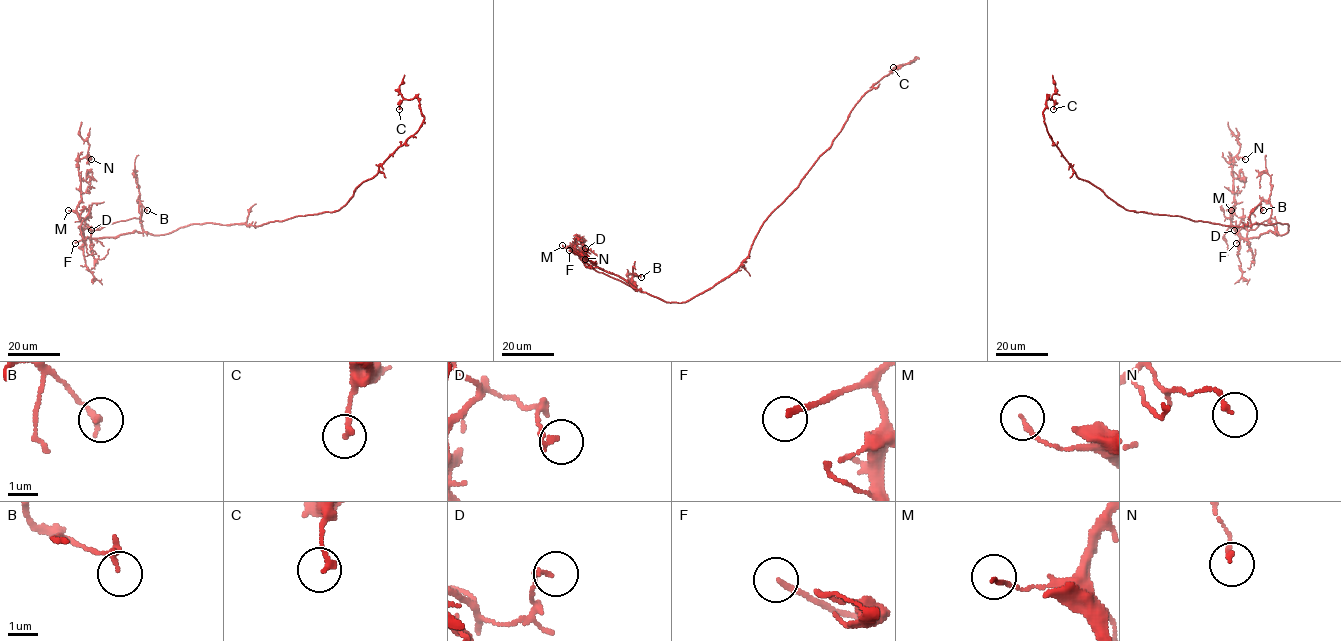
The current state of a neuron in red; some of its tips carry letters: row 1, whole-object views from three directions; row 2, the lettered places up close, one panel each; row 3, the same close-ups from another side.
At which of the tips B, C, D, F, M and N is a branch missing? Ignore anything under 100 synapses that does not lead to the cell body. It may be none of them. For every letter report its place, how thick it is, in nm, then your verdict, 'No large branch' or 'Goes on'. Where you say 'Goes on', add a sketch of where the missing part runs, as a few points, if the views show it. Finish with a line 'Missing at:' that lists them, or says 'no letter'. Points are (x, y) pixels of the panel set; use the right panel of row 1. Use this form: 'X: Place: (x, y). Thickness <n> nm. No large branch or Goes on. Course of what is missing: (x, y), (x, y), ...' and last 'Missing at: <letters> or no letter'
B: Place: (1263, 210). Thickness 200 nm. No large branch
C: Place: (1053, 109). Thickness 170 nm. No large branch
D: Place: (1234, 230). Thickness 150 nm. No large branch
F: Place: (1236, 243). Thickness 190 nm. Goes on. Course of what is missing: (1236, 243), (1281, 234)
M: Place: (1231, 210). Thickness 130 nm. No large branch
N: Place: (1245, 159). Thickness 150 nm. No large branch
Missing at: F

